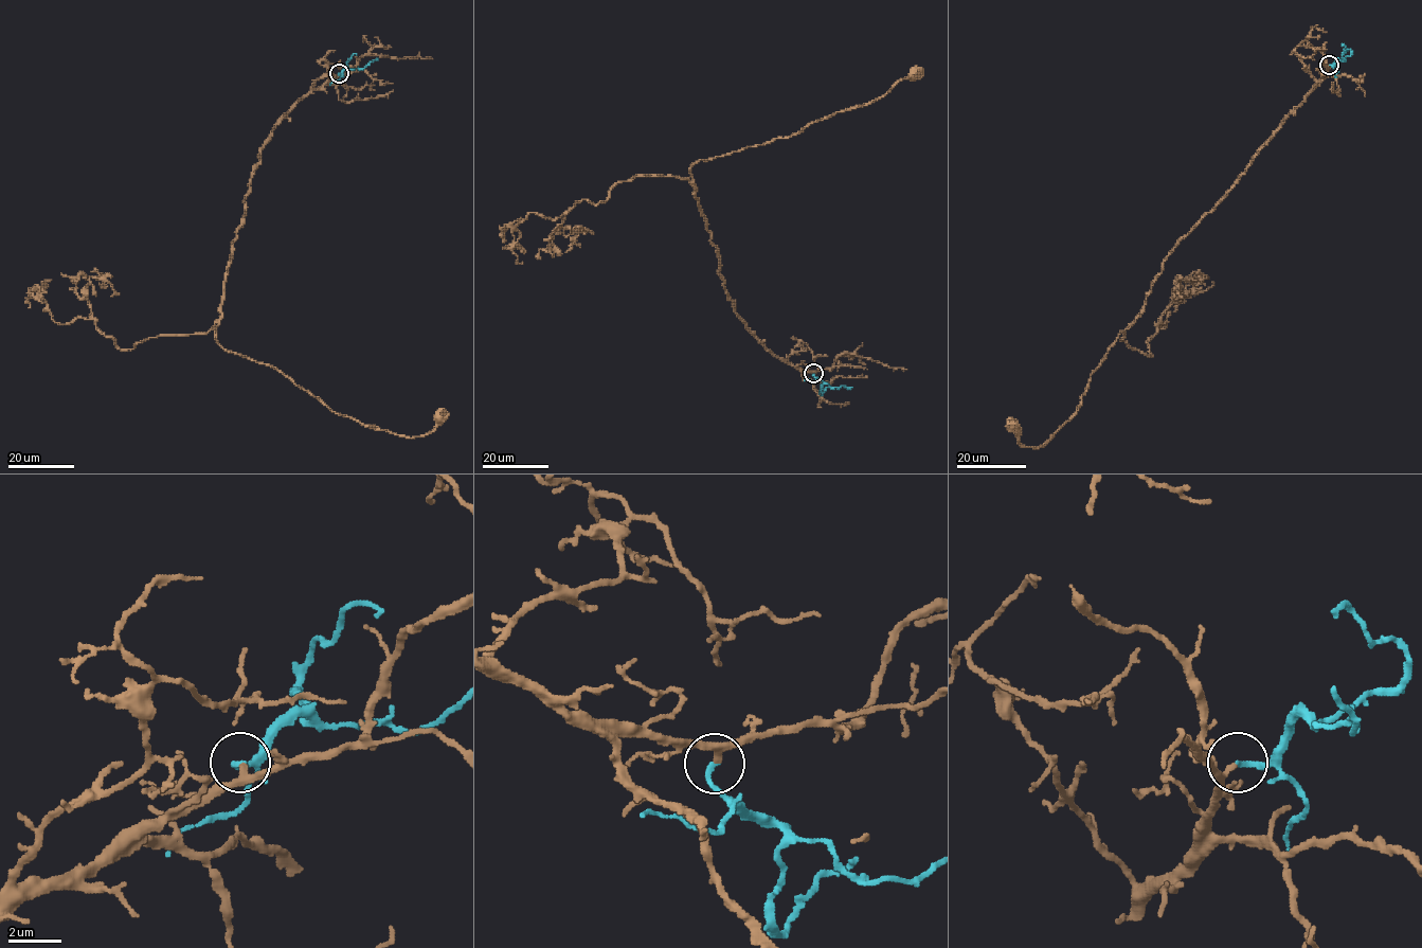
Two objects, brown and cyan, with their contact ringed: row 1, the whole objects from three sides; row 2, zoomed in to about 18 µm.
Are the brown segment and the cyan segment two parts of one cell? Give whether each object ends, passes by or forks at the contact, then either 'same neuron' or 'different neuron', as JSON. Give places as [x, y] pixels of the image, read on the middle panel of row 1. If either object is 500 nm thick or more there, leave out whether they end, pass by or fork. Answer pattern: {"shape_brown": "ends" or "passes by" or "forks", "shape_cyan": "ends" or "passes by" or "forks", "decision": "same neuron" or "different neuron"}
{"shape_brown": "passes by", "shape_cyan": "ends", "decision": "same neuron"}

